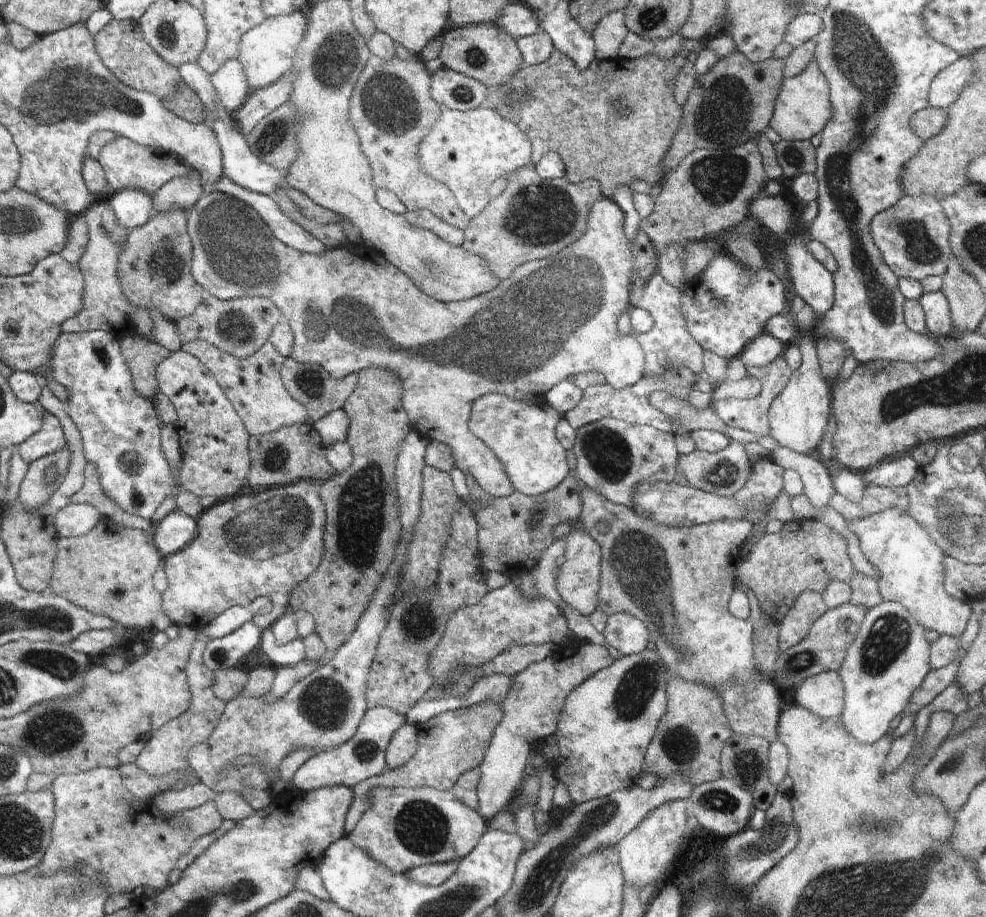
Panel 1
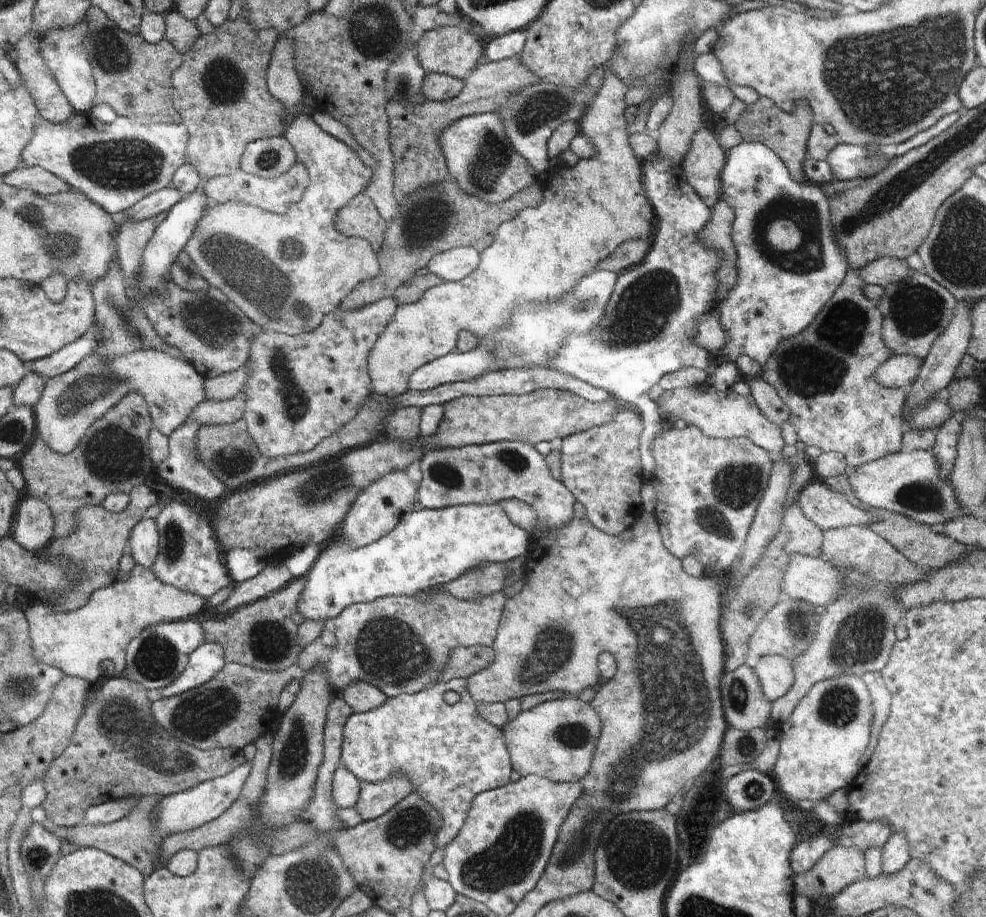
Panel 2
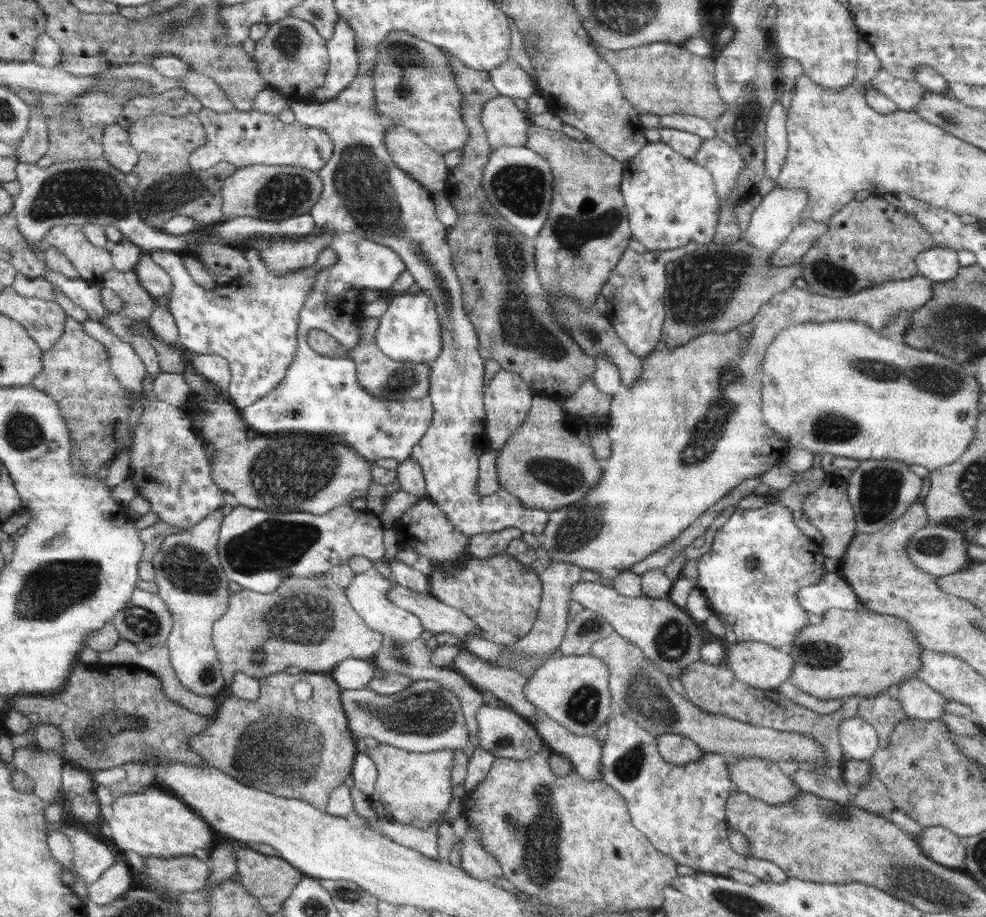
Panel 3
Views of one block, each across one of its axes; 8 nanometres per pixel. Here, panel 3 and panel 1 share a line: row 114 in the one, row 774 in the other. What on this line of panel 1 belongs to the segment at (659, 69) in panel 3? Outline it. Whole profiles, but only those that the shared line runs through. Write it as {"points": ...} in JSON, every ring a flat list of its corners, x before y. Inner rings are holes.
{"points":[[672,677,667,682,667,709,645,752,643,770,658,774,684,773,691,785,715,781,721,776,721,752,732,735,727,715,718,693,708,685]]}

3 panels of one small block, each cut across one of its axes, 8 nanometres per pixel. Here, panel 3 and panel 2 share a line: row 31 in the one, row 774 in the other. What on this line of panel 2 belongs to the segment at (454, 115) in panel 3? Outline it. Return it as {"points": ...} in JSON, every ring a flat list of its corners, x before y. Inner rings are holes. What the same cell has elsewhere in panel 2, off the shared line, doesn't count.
{"points":[[394,774,376,784,360,781,359,785,359,799,354,810,360,814,362,822,381,817,413,792,406,774]]}

